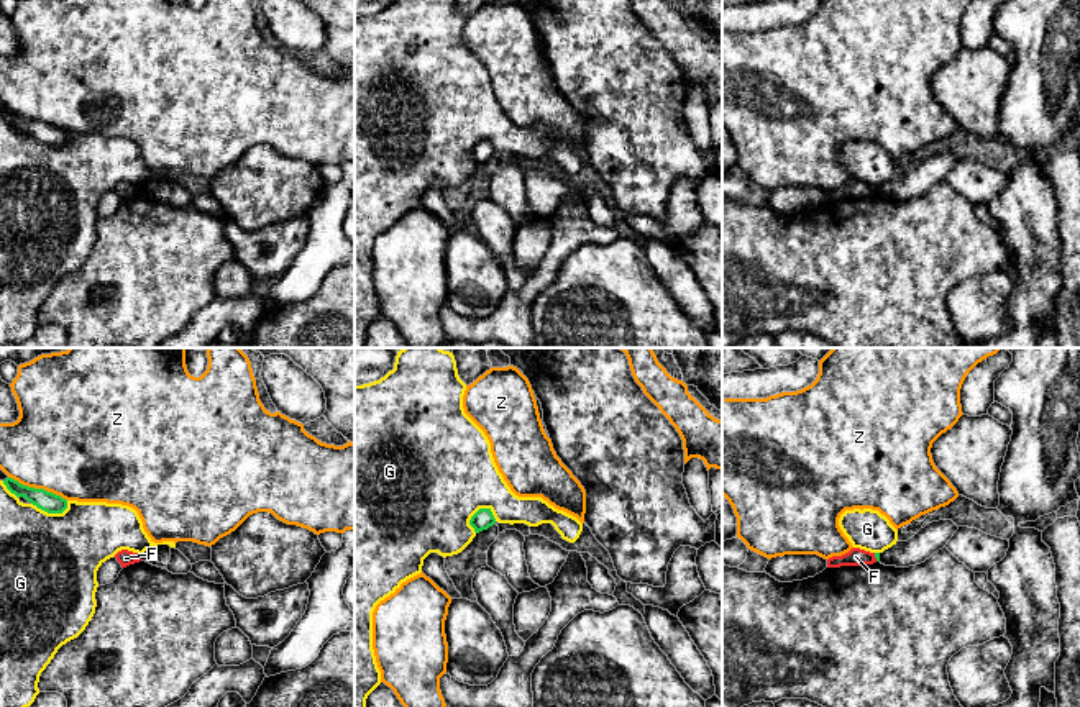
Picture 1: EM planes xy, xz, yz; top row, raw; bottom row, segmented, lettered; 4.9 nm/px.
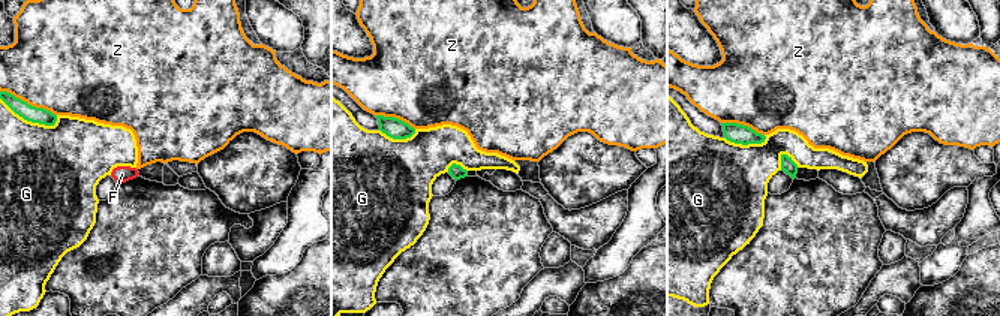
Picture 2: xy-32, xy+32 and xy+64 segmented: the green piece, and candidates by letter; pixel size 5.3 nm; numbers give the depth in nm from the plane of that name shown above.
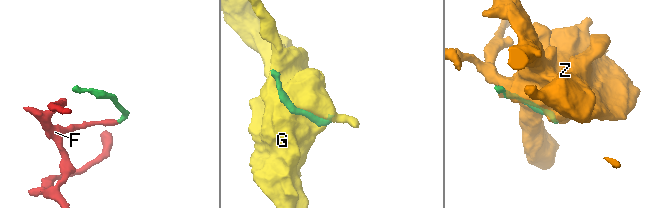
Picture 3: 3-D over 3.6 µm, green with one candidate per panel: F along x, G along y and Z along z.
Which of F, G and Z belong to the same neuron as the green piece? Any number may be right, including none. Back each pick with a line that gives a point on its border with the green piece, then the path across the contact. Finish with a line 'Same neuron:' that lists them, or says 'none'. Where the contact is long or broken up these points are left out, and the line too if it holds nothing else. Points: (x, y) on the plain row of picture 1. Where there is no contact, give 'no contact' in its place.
F: contact yz (875, 189); way yz (877, 187), (875, 189), (855, 189)
Same neuron: F

